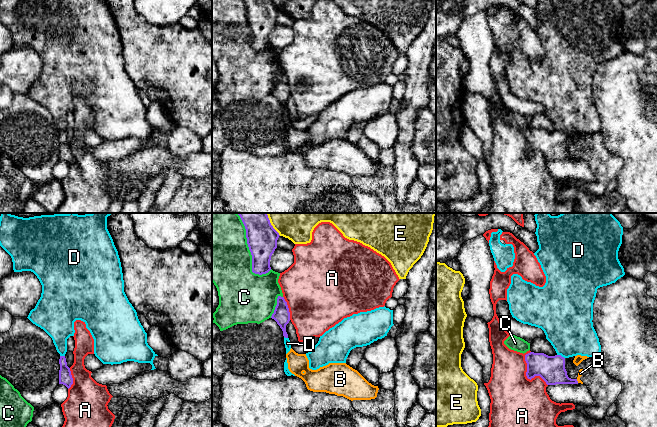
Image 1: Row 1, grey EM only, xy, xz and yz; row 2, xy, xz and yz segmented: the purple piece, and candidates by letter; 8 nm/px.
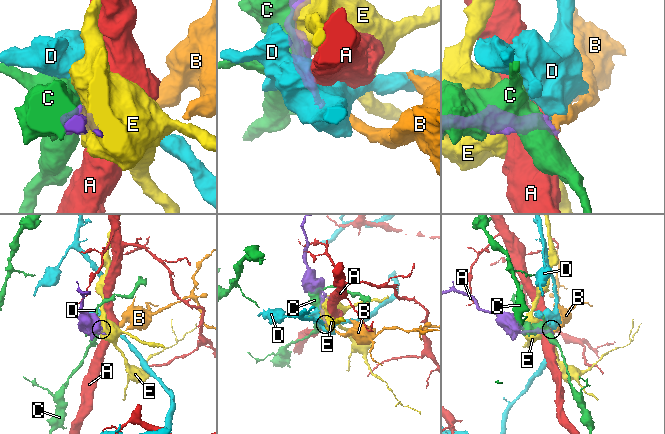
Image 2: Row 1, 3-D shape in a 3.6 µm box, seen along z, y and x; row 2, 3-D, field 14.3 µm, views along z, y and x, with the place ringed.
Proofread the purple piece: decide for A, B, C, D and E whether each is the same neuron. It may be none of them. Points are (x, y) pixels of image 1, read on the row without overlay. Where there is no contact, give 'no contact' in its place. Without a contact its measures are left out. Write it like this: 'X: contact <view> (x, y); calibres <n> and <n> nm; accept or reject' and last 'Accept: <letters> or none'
A: contact yz (526, 151); calibres 220 and 460 nm; reject
B: contact yz (577, 157); calibres 220 and 40 nm; accept
C: contact xz (251, 30); calibres 240 and 460 nm; reject
D: contact yz (560, 131); calibres 220 and 400 nm; reject
E: contact xz (275, 6); calibres 240 and 160 nm; reject
Accept: B

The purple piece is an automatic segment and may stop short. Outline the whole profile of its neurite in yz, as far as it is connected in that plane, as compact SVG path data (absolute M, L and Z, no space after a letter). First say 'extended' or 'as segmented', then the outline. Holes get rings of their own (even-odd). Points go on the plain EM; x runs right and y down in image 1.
extended; M530 128L525 131L525 137L527 139L526 152L530 156L535 152L540 152L547 161L583 160L580 156L583 145L579 146L576 155L569 154L565 145L565 134L561 131L548 132L544 129Z

